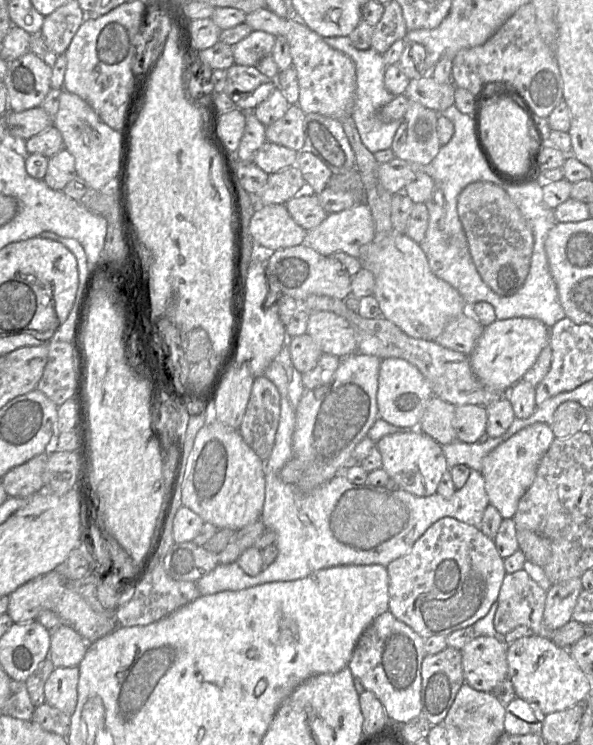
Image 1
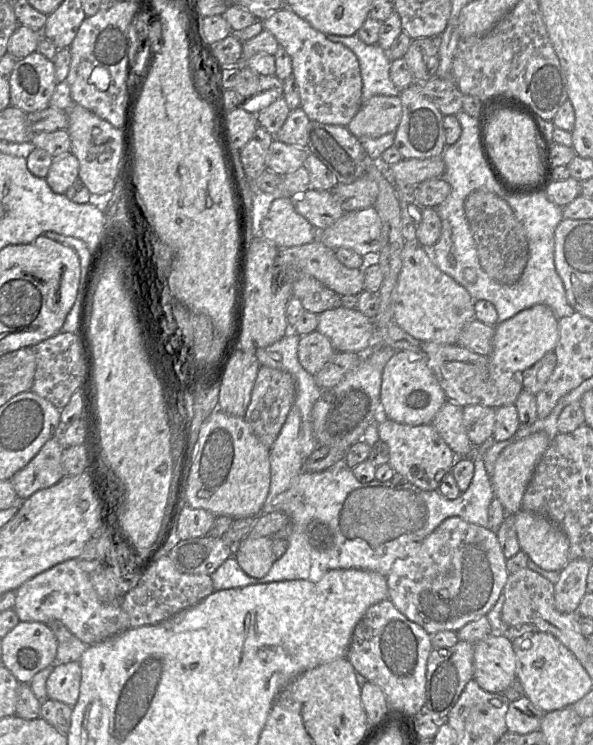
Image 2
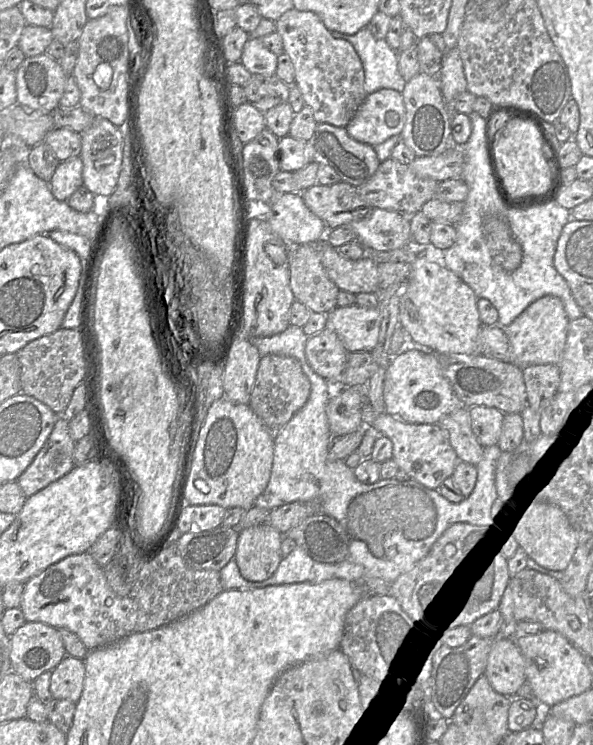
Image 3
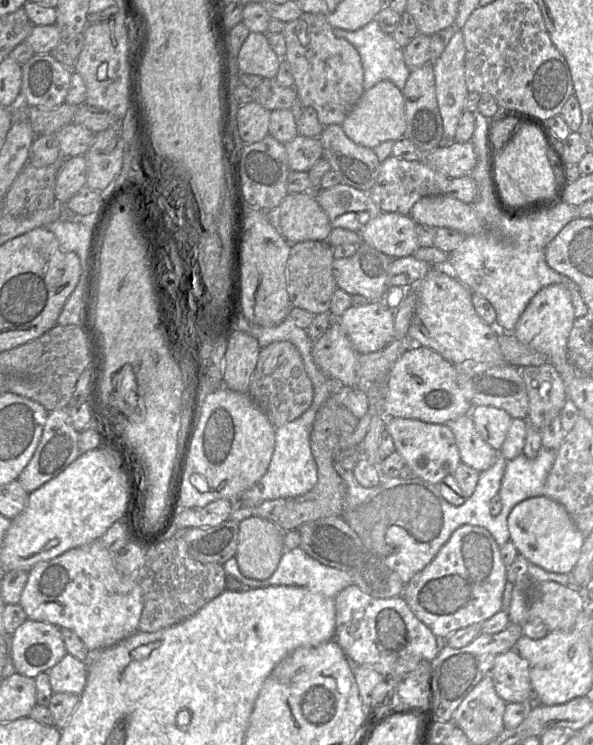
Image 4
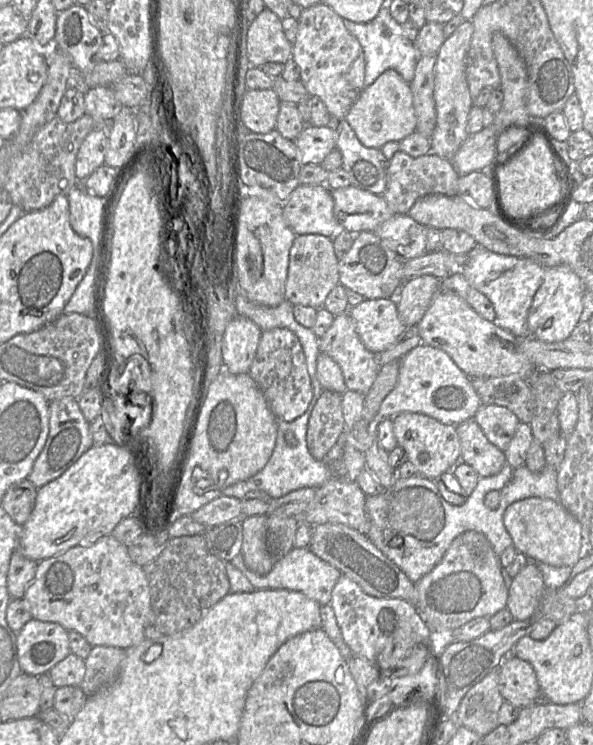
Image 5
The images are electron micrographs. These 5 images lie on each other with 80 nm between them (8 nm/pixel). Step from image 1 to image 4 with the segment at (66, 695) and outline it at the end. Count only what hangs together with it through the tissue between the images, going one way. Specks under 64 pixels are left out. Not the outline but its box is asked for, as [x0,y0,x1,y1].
[48,653,88,696]

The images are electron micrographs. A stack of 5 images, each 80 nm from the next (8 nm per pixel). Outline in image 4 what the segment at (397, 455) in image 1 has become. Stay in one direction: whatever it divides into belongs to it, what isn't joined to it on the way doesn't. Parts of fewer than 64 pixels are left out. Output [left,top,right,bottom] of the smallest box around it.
[385,417,460,484]

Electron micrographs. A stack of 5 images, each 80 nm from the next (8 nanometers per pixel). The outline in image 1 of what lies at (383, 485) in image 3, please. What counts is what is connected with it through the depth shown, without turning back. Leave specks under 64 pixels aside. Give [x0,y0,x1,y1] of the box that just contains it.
[196,345,489,596]

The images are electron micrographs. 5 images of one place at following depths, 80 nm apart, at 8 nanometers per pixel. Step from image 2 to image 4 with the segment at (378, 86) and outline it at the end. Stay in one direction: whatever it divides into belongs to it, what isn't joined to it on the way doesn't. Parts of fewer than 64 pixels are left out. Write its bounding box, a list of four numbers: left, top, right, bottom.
[333,19,411,91]

